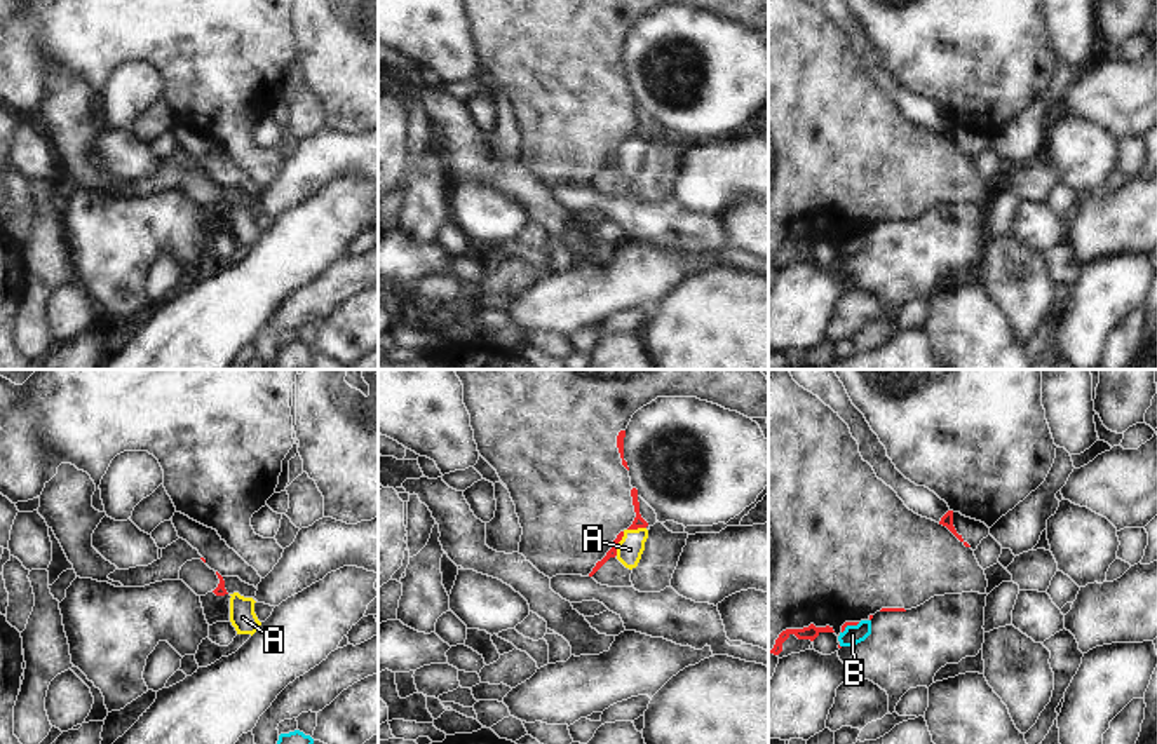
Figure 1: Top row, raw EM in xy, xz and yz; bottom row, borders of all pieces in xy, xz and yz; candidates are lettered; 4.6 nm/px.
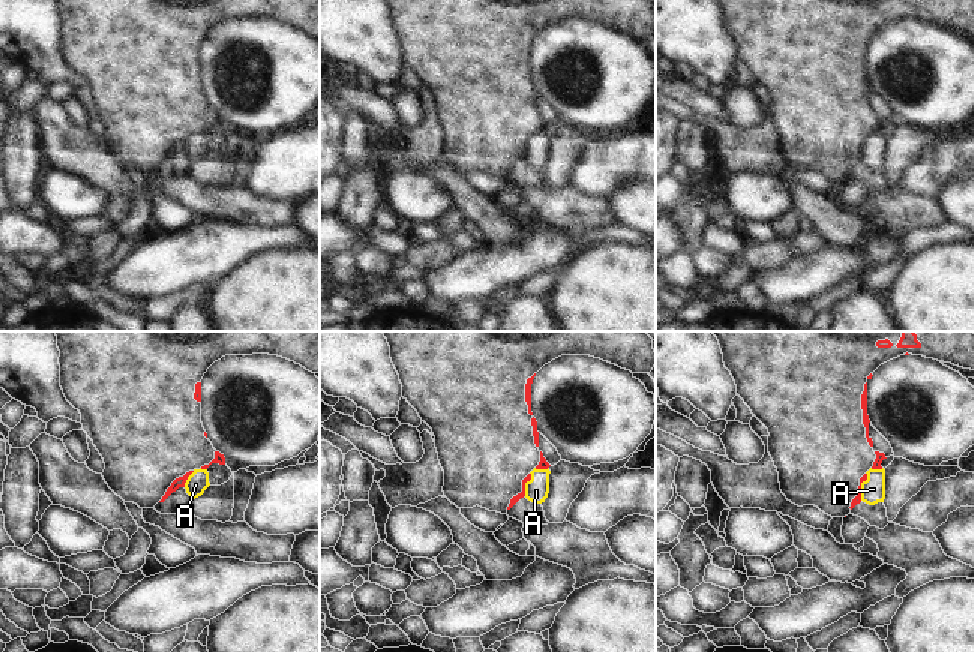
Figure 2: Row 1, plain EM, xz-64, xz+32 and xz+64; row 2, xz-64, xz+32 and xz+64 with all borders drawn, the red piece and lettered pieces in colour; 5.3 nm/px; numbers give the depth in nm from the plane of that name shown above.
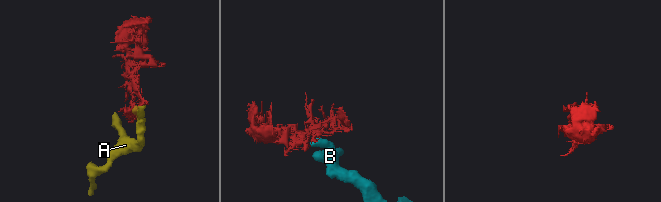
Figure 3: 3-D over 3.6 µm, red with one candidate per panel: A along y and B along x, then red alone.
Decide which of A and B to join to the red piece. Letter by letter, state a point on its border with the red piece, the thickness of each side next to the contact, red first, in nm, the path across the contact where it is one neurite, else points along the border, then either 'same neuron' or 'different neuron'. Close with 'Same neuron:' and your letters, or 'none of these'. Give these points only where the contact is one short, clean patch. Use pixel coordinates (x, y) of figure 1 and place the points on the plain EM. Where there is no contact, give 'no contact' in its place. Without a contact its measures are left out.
A: xz (617, 152) | 50/120 nm | along xz (624, 142), (615, 164) | different neuron
B: yz (849, 234) | 20/90 nm | along yz (859, 232), (849, 234), (842, 243) | different neuron
Same neuron: none of these

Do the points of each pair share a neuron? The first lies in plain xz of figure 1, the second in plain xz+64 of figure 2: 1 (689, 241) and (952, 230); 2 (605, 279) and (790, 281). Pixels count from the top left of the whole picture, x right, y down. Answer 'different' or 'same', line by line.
1: same
2: same

